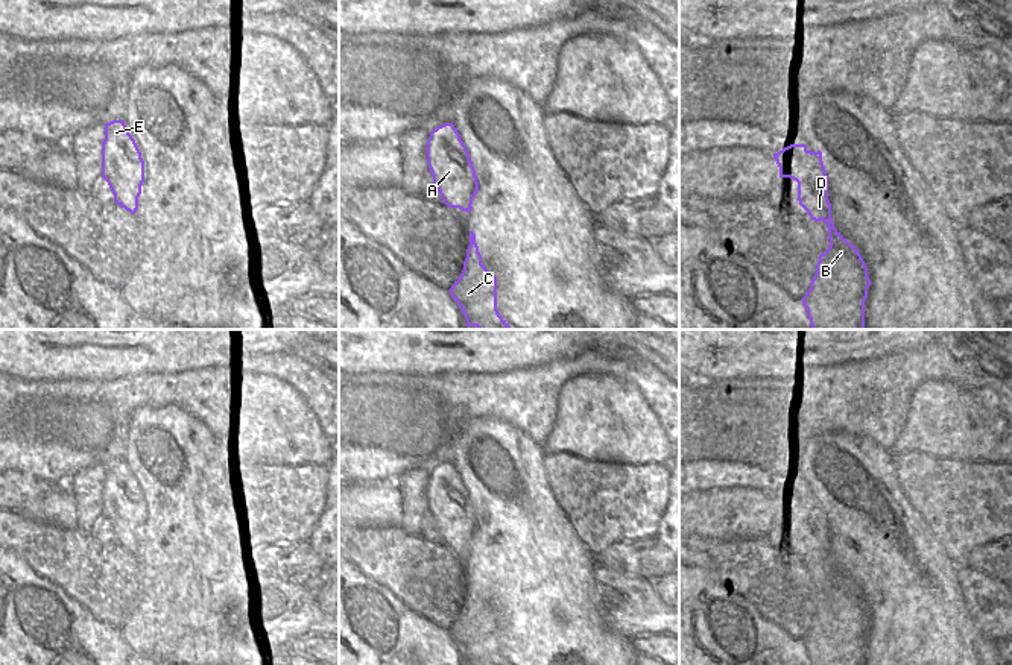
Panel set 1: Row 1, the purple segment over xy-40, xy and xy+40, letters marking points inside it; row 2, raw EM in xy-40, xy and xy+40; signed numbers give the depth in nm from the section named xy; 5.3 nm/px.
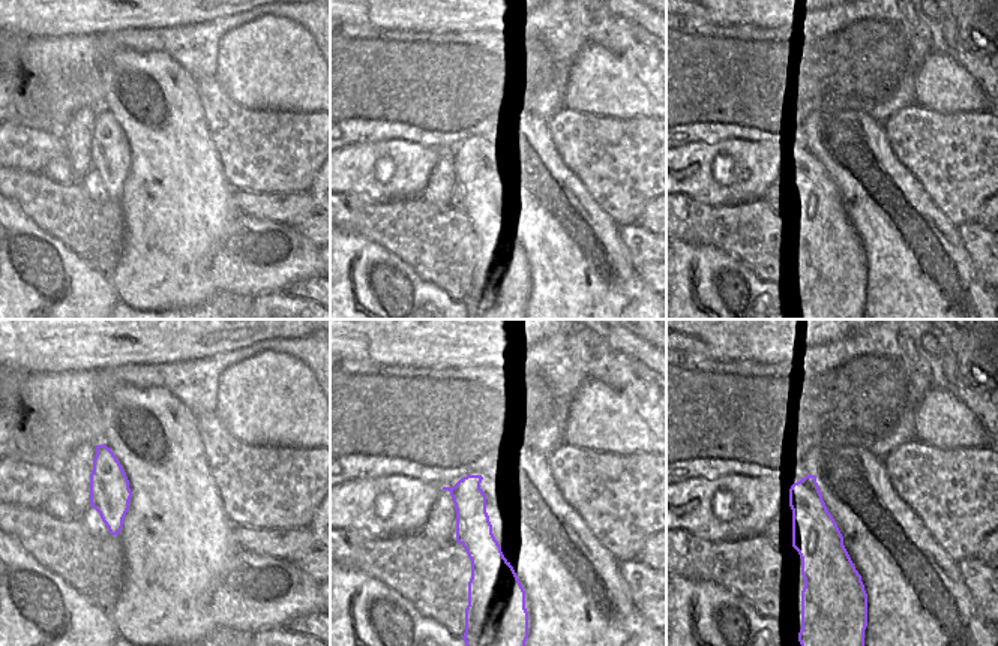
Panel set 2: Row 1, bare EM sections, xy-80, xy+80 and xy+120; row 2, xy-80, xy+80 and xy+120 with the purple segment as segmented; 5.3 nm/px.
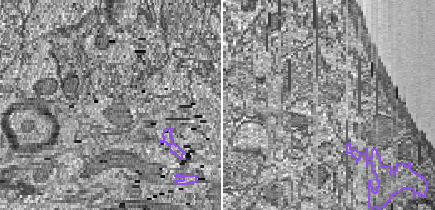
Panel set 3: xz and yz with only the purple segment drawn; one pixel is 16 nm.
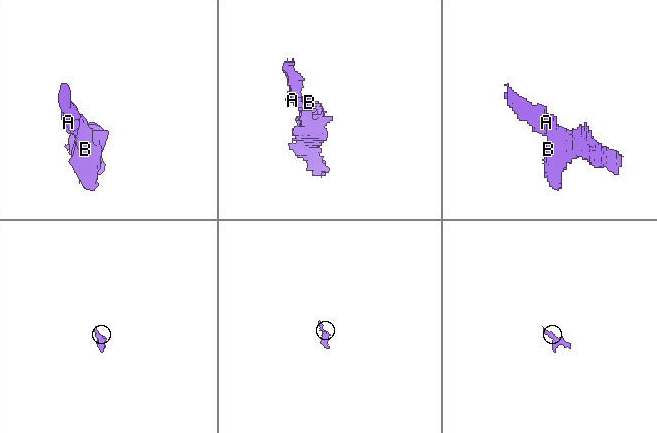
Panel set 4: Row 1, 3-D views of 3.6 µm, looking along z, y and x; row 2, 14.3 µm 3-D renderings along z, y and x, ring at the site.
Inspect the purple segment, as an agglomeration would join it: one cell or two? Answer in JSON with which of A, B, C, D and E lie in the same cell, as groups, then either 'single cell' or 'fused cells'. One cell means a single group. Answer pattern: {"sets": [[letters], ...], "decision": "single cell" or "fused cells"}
{"sets": [["A", "B", "C", "D", "E"]], "decision": "single cell"}

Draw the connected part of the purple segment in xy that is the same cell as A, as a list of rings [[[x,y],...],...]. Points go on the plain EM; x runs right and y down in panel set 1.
[[[444,463],[430,472],[425,486],[427,506],[442,542],[470,554],[479,522],[460,474],[453,463]]]

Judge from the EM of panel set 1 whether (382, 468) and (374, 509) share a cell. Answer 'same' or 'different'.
different

